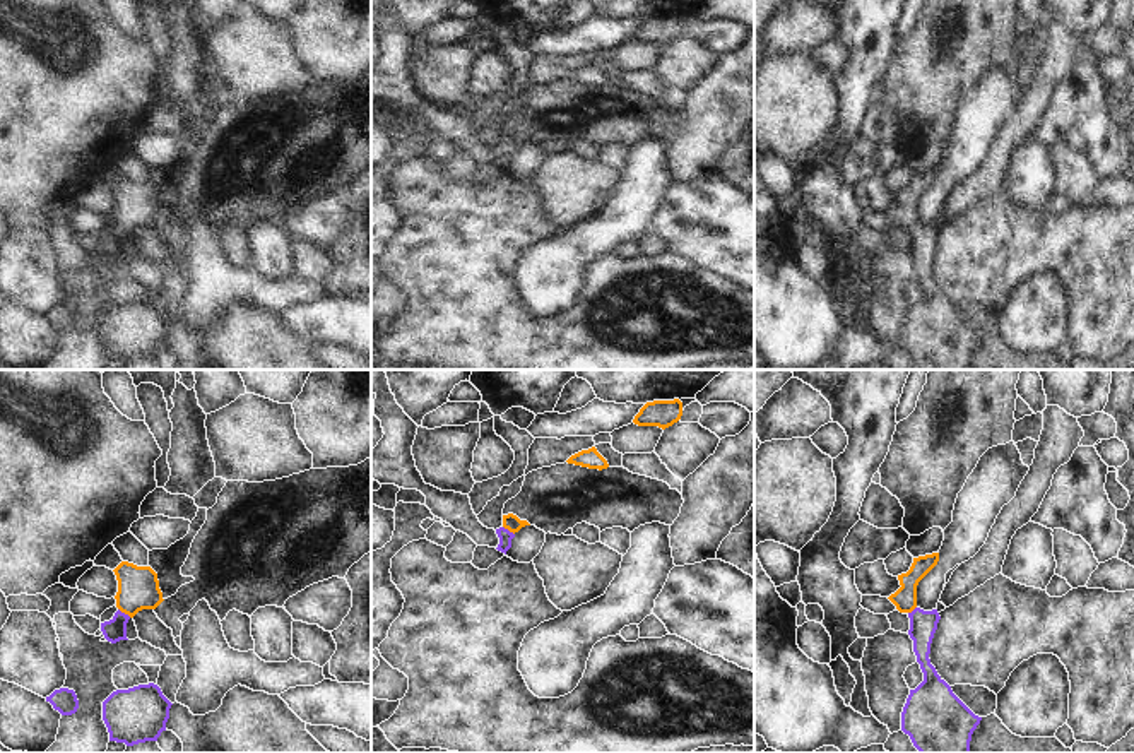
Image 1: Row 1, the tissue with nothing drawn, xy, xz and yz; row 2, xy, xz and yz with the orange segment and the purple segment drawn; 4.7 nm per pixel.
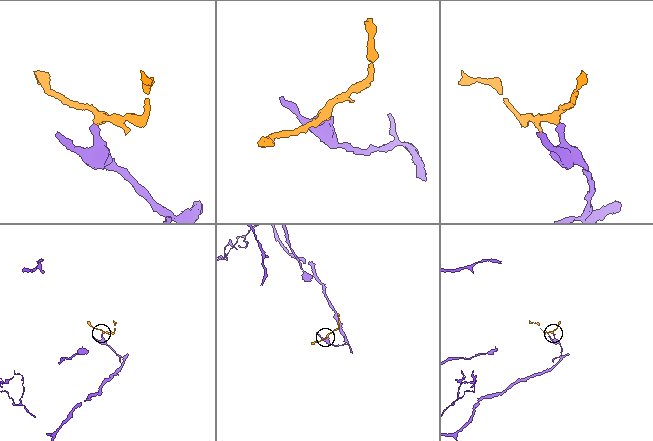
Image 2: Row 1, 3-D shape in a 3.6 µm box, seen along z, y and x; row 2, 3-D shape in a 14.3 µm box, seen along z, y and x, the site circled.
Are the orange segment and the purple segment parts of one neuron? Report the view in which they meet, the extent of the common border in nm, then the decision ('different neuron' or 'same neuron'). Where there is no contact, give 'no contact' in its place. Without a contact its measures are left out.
meets orange in xy; contact 80 nm long; same neuron

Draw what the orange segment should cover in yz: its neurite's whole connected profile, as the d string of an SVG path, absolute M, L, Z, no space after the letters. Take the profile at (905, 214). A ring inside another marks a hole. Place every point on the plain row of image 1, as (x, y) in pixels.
M939 169L913 175L907 190L898 192L900 205L888 216L910 234L908 252L924 289L924 298L910 306L901 329L901 347L920 370L970 370L972 351L982 334L975 332L930 281L930 260L941 236L937 226L917 222L918 199L937 181Z

